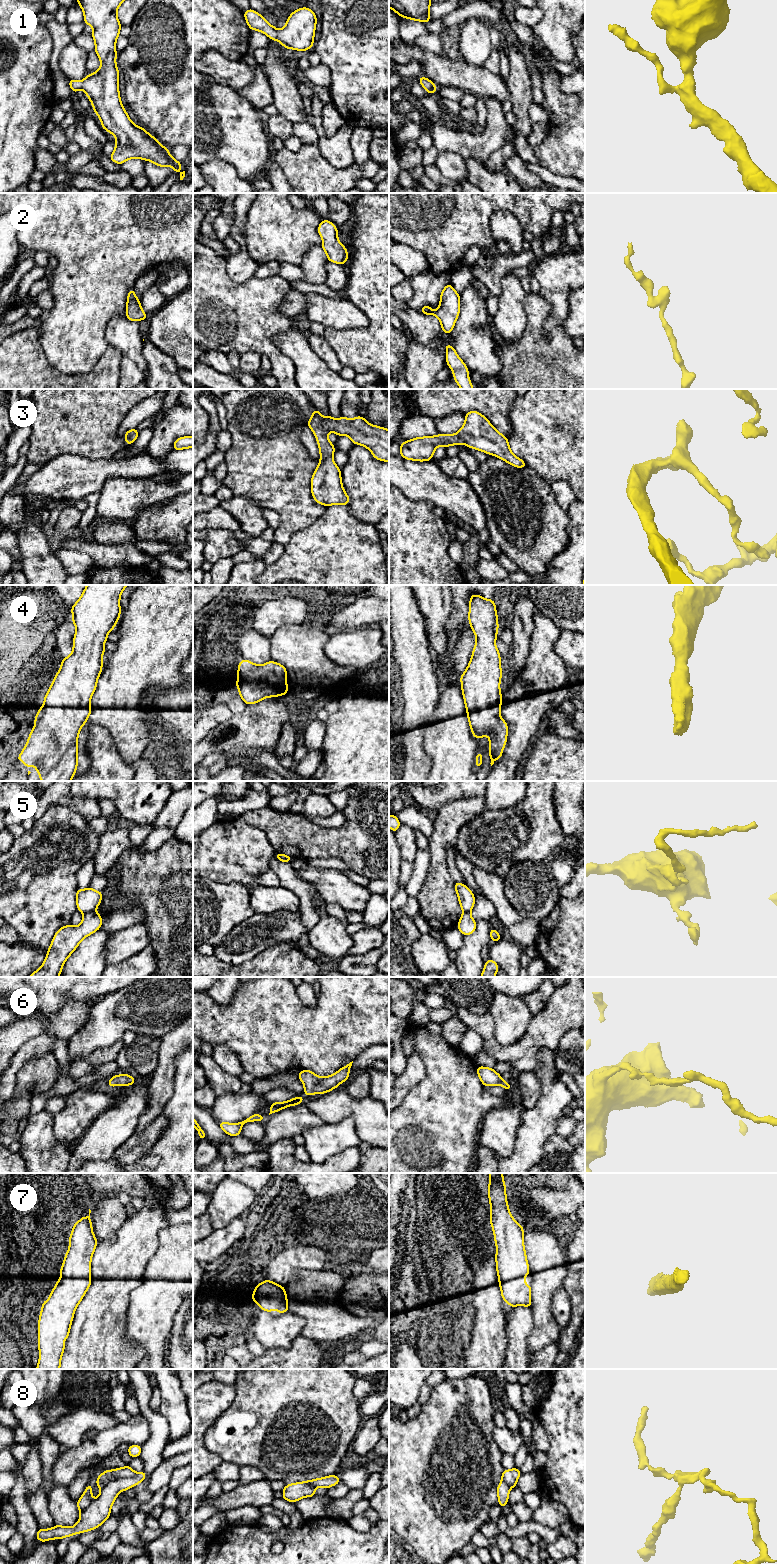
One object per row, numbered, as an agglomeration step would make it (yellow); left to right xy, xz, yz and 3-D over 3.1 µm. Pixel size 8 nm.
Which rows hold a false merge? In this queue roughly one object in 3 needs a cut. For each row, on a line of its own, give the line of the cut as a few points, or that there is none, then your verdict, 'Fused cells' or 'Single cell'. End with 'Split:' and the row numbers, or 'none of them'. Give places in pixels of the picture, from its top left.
1: No split. Single cell
2: No split. Single cell
3: No split. Single cell
4: No split. Single cell
5: Split along xy (94, 910), (84, 913). Fused cells
6: No split. Single cell
7: No split. Single cell
8: Split along xy (136, 1474), (131, 1477), (112, 1479), (101, 1488). Fused cells
Split: 5, 8

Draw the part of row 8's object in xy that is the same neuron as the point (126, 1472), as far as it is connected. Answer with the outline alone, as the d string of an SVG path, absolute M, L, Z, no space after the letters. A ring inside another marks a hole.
M128 1465L123 1468L116 1468L115 1470L105 1470L96 1479L97 1487L102 1489L107 1483L112 1480L118 1480L121 1478L132 1478L135 1475L136 1472Z

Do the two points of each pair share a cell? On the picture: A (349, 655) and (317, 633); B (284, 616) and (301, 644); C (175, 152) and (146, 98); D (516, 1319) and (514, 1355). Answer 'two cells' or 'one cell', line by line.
A: two cells
B: two cells
C: two cells
D: one cell

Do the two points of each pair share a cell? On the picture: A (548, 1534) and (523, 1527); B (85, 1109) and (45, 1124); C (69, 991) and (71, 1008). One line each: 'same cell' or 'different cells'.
A: same cell
B: different cells
C: different cells

